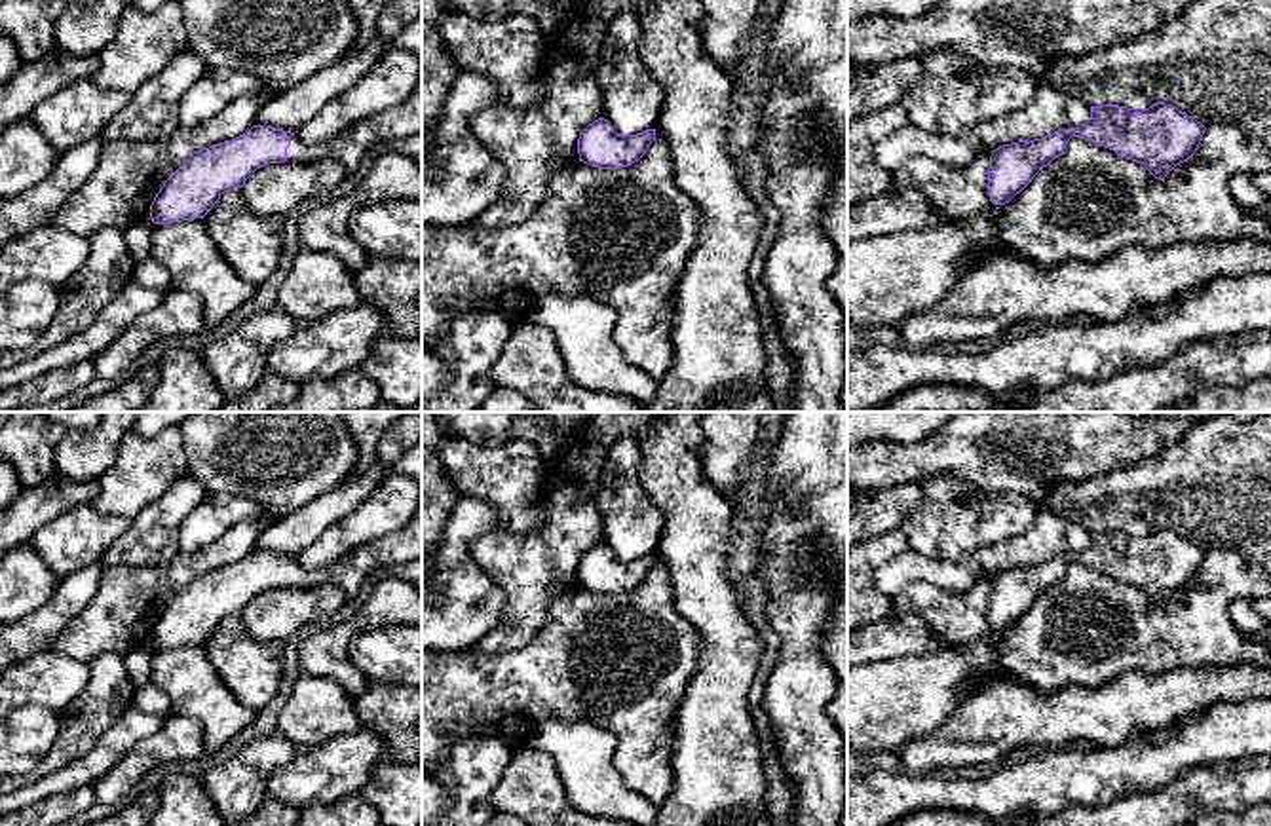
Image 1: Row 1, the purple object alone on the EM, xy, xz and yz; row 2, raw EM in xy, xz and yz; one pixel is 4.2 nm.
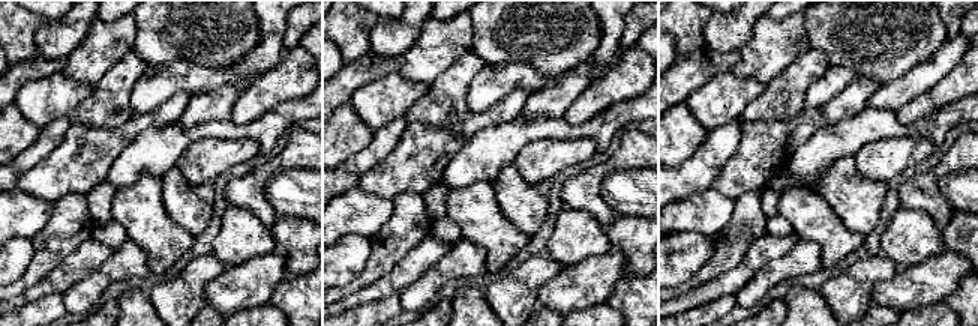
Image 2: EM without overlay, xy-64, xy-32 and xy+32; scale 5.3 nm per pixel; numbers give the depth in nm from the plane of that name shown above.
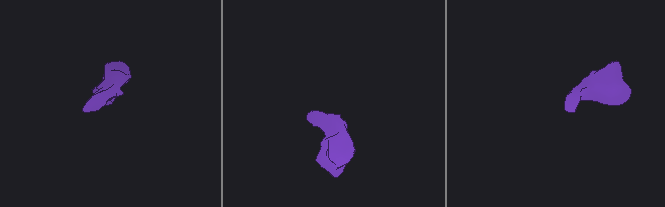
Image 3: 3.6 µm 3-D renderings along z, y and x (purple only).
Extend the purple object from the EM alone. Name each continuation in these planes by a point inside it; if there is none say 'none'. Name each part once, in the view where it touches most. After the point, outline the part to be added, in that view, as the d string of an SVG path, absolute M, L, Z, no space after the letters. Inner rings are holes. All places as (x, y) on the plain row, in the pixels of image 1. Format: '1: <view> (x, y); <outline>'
1: xy (350, 572); M422 505L399 532L372 539L321 570L306 570L294 558L287 573L287 587L334 585L346 594L346 600L353 600L372 572L418 558L422 558Z

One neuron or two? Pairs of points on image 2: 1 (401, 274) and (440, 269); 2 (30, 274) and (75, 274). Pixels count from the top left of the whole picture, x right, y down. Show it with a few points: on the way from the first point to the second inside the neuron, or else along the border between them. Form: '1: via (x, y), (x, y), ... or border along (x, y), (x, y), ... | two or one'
1: border along (452, 248), (399, 295) | two
2: border along (75, 250), (45, 277), (20, 293) | two

